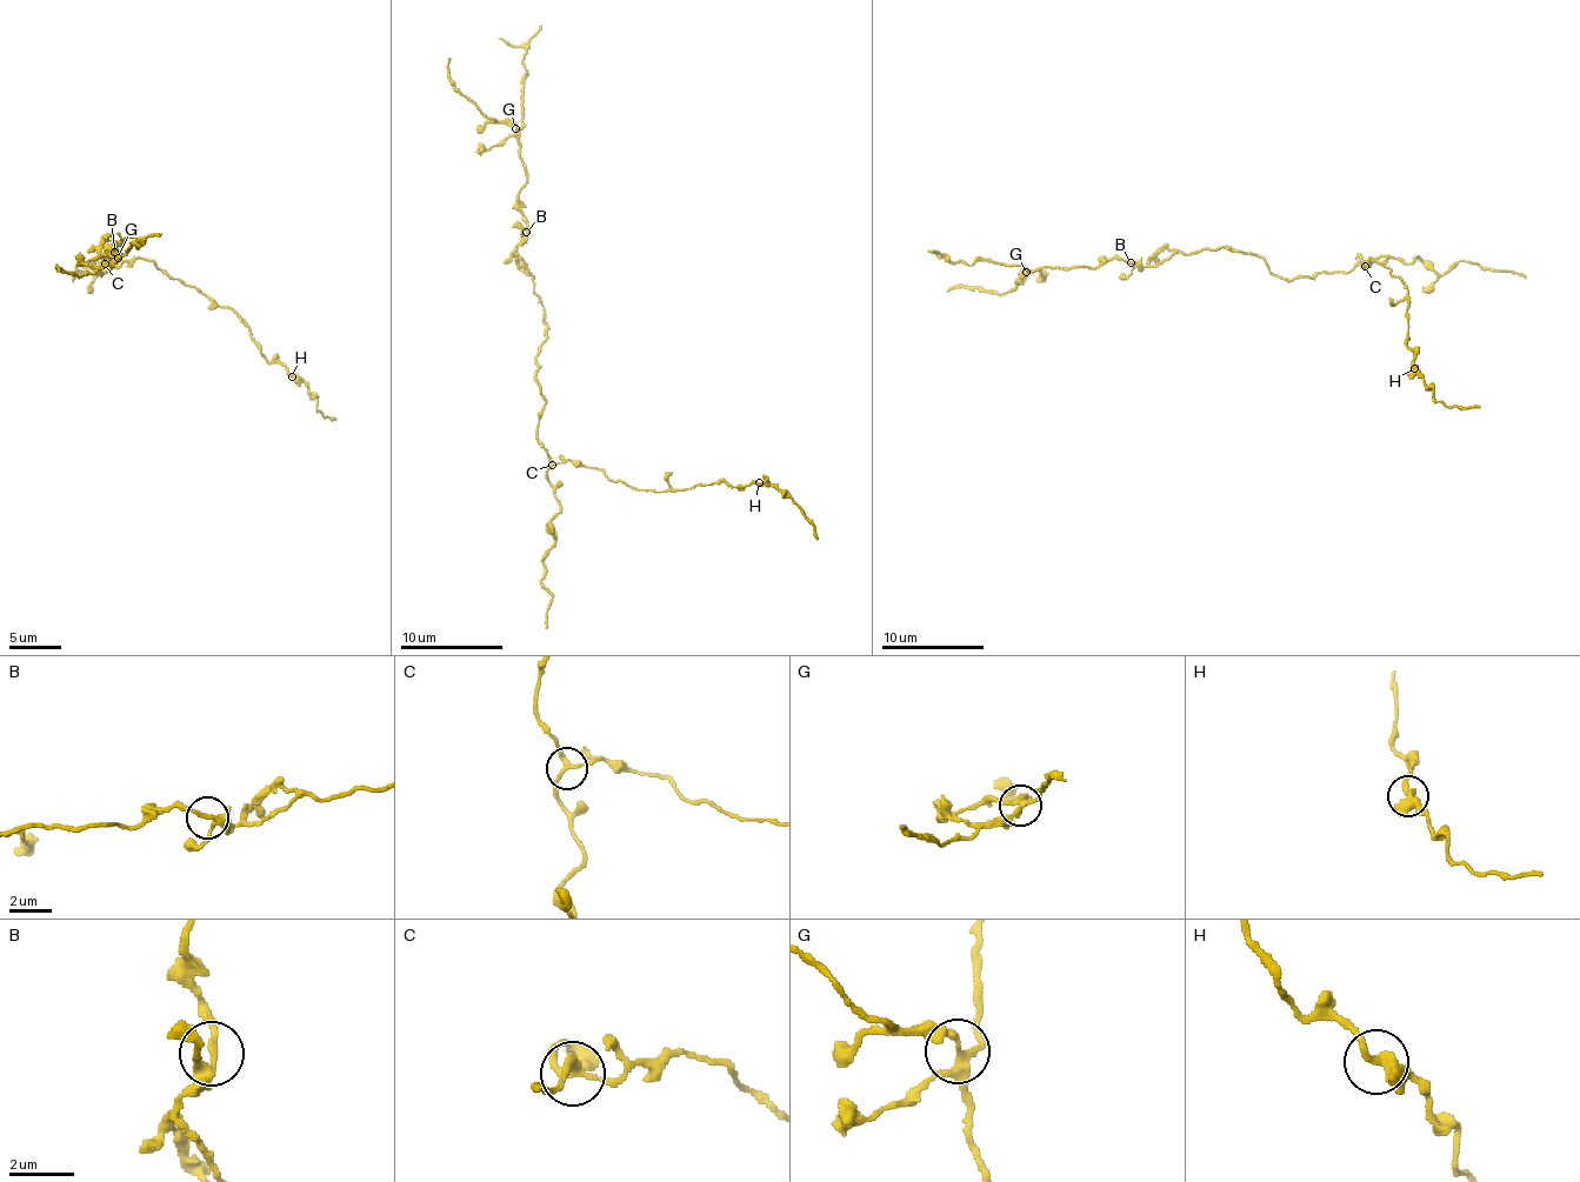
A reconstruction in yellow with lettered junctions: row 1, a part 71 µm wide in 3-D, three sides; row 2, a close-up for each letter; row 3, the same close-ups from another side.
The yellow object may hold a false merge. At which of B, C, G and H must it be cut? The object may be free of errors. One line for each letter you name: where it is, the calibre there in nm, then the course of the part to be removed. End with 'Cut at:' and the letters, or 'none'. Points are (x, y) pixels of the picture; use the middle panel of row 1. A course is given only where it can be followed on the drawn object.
G: Place: (515, 128). Thickness 220 nm. Course of the part to remove: (515, 128), (482, 113), (454, 85), (450, 59)
Cut at: G

